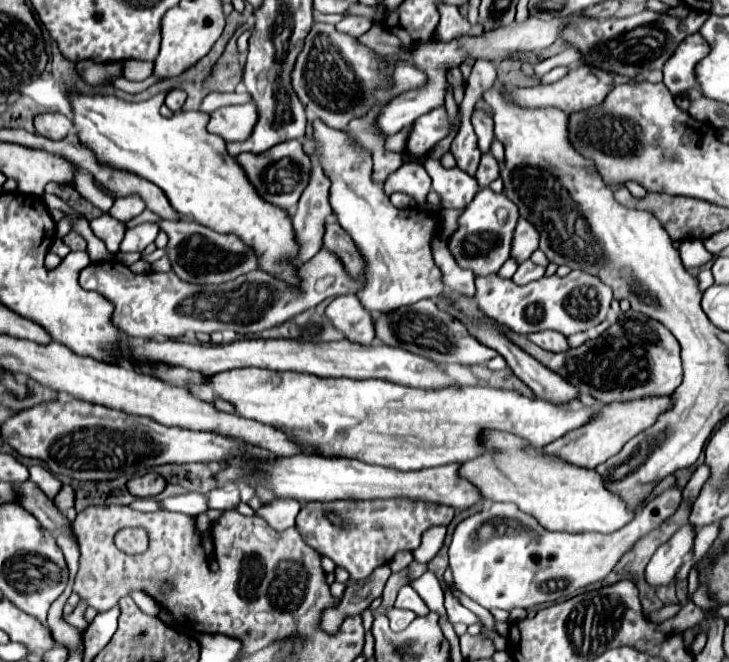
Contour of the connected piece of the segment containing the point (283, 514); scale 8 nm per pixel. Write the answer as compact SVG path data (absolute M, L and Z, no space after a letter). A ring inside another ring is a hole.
M290 499L290 501L275 501L272 505L260 507L255 511L255 515L264 517L272 529L284 531L296 525L296 515L299 511L298 501Z

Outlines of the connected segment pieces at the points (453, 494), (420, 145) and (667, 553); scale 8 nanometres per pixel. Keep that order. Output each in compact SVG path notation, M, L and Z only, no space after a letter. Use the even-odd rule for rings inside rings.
M298 453L292 457L282 457L274 465L256 465L256 469L266 469L274 473L274 489L280 497L298 497L302 501L376 501L376 499L410 499L428 501L438 505L448 505L454 509L470 509L482 501L480 489L460 475L460 463L450 463L420 471L398 471L376 465L366 465L354 459L340 457L318 457Z
M440 105L428 113L424 113L422 117L418 117L414 121L412 133L408 137L406 143L406 153L414 159L422 159L426 157L436 143L440 143L442 139L446 139L452 131L452 127L460 127L460 105L458 105L458 113L454 119L448 117L446 105Z
M682 525L664 545L656 549L644 571L644 579L650 587L658 589L674 579L674 575L682 565L684 555L692 549L694 535L696 533L690 533L688 525Z

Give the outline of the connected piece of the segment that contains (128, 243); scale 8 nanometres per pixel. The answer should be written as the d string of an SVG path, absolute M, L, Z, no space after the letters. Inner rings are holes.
M140 223L132 229L126 229L120 251L124 251L124 253L130 253L130 251L142 253L150 243L154 243L158 231L160 231L158 223Z

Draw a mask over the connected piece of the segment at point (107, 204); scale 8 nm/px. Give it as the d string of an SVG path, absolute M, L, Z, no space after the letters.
M76 169L72 183L74 183L74 189L76 189L84 199L88 199L92 205L100 207L100 209L106 211L106 213L110 211L114 199L100 189L100 185L94 181L94 177L92 177L90 173L82 173L80 169Z

